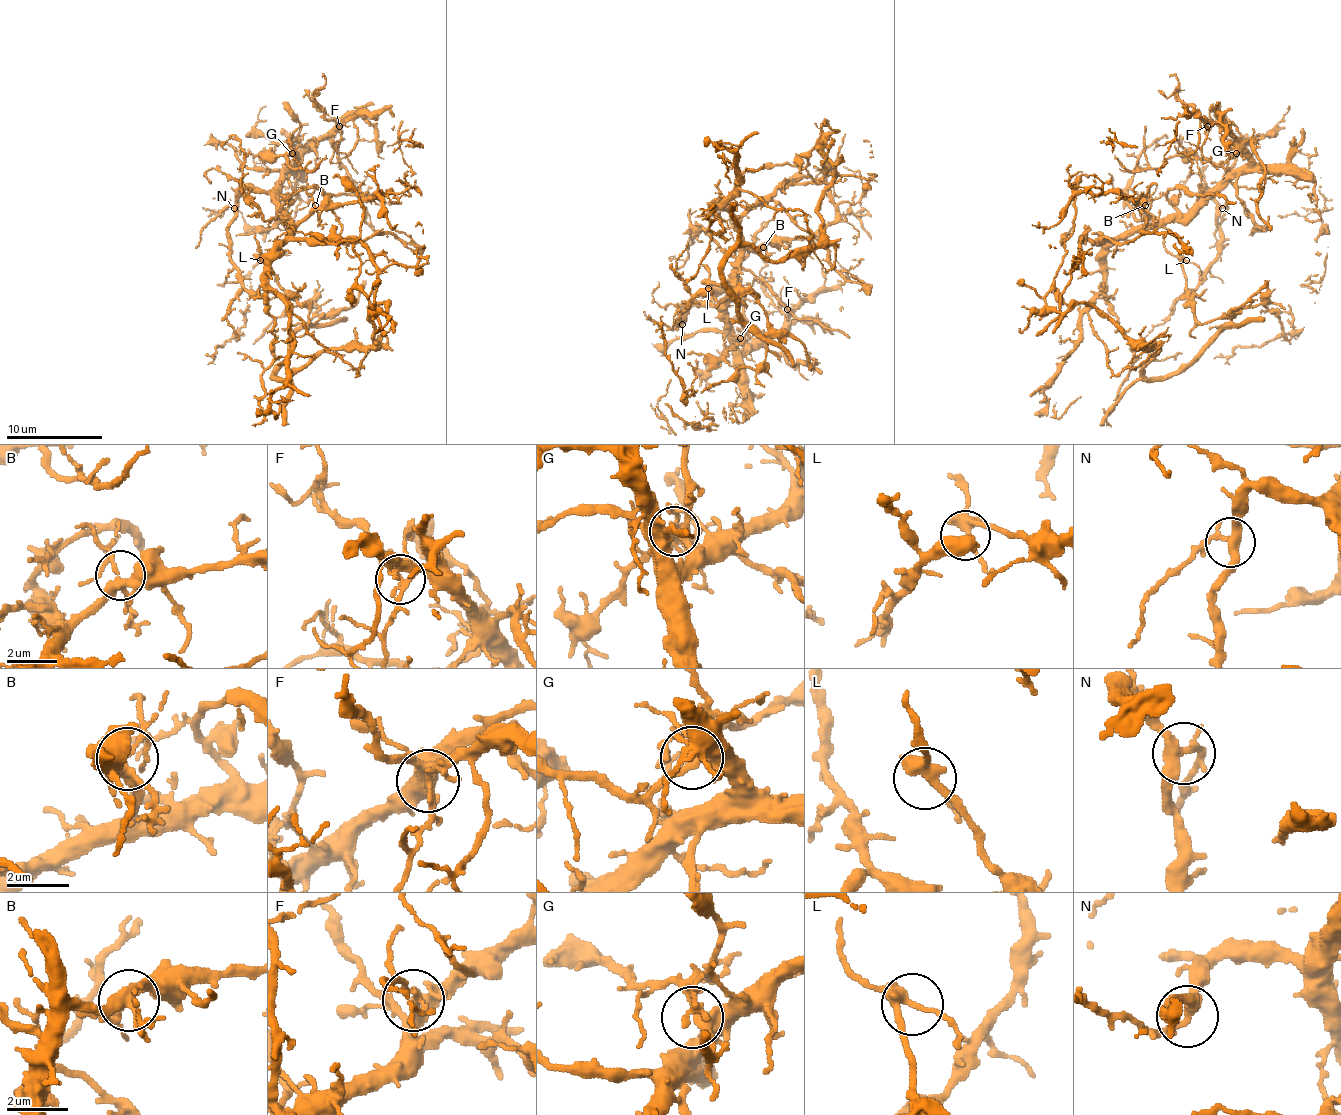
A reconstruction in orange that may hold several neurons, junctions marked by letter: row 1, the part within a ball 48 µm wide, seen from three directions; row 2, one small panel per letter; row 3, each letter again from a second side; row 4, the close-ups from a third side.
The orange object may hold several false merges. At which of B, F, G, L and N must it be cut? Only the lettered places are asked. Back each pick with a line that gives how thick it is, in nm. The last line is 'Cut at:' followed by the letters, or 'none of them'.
Cut at: none of them

